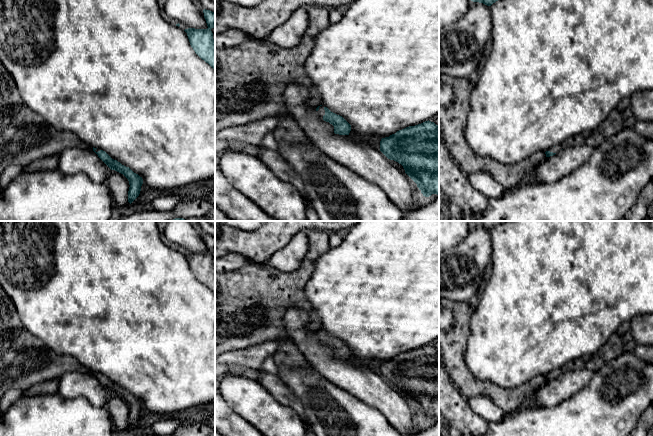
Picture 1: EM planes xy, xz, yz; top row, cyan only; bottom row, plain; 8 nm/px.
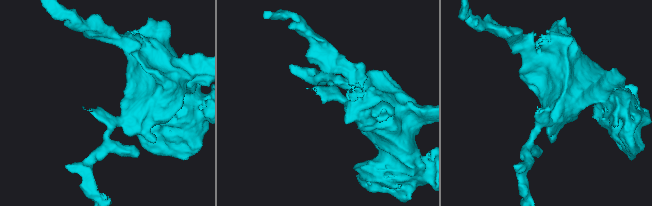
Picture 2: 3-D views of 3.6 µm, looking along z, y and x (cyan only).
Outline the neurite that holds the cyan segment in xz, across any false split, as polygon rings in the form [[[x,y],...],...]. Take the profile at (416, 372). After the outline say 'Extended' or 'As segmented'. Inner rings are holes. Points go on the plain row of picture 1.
[[[425,345],[380,365],[380,375],[401,388],[425,421],[439,420],[439,350]]]. As segmented

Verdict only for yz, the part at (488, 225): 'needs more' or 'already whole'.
already whole

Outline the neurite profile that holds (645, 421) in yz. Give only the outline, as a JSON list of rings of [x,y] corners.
[[[653,403],[650,404],[640,416],[636,426],[627,436],[646,436],[648,430],[653,425]]]

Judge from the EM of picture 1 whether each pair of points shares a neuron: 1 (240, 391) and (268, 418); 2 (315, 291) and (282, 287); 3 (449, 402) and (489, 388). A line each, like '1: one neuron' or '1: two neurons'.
1: one neuron
2: two neurons
3: two neurons

